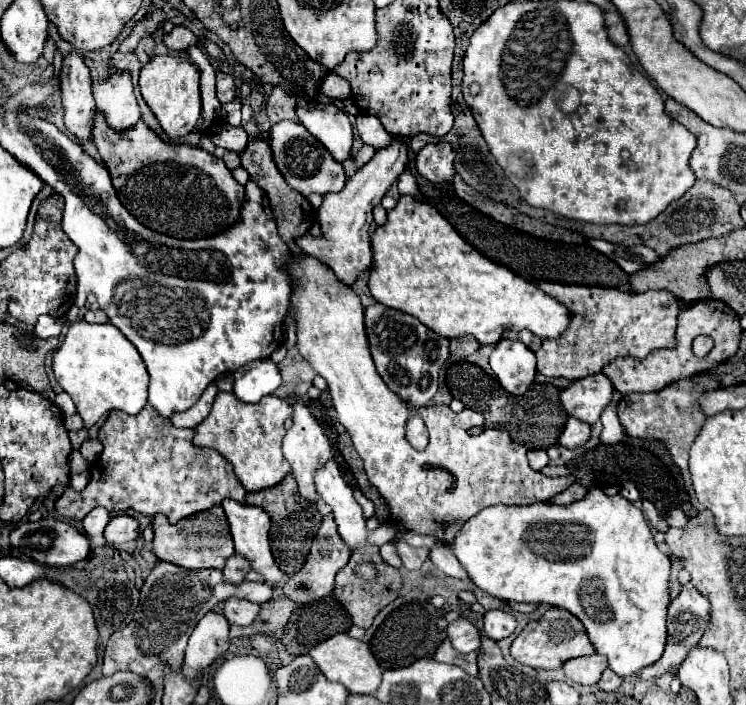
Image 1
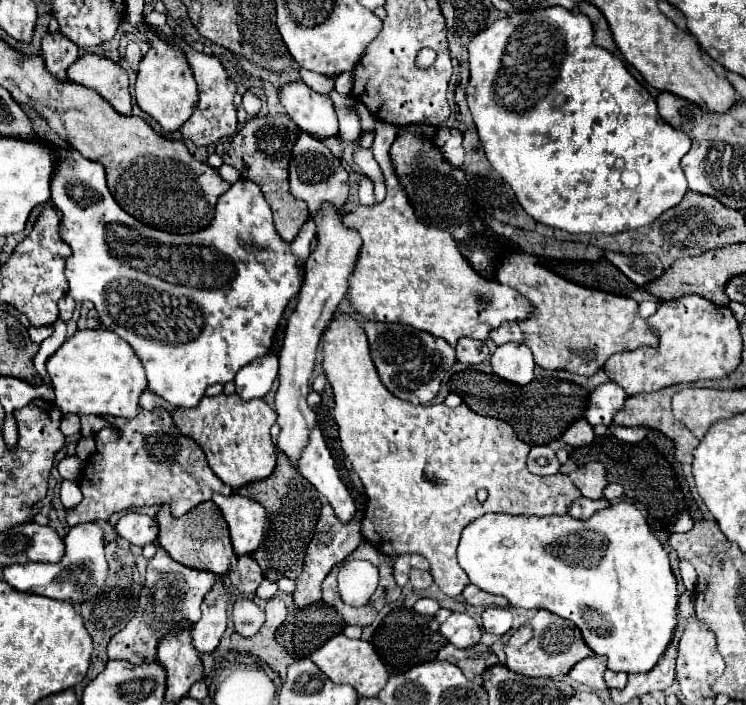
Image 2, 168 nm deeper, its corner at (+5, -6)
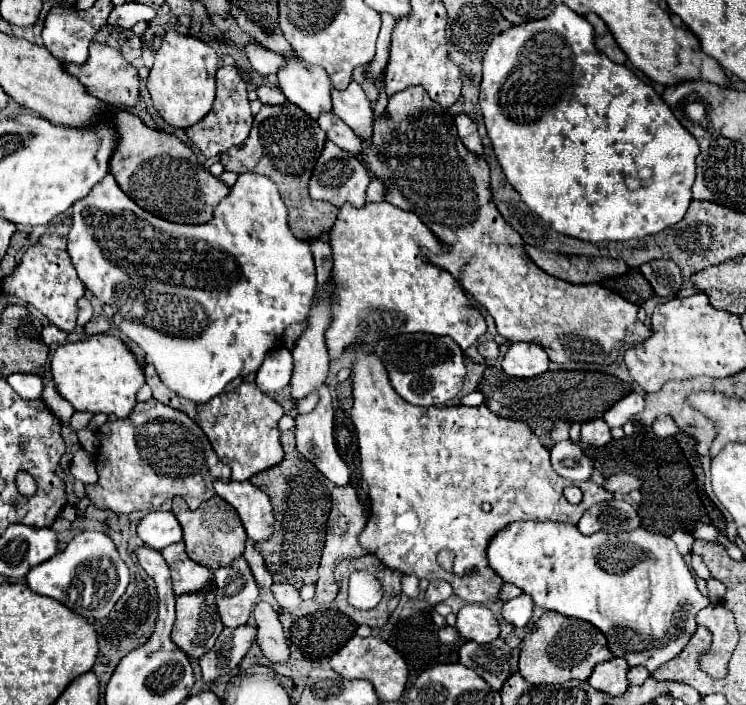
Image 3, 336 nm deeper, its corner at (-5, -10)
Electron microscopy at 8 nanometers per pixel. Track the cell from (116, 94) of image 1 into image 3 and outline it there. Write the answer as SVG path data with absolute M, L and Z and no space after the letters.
M98 42L90 44L90 56L86 60L86 64L82 66L64 66L64 70L72 76L76 76L90 94L94 94L96 98L100 98L102 102L108 102L110 106L118 106L118 108L134 108L138 104L138 70L128 64L122 54L110 46L102 46Z

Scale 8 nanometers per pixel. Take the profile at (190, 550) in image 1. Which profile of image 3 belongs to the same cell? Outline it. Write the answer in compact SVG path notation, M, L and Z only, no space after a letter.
M176 496L174 504L172 504L172 514L178 518L178 522L182 526L186 550L194 562L198 562L210 570L218 570L220 566L228 566L236 558L240 558L240 554L244 554L244 544L246 544L244 526L240 522L236 510L222 498L214 496L208 502L204 502L198 510L188 510L184 498Z

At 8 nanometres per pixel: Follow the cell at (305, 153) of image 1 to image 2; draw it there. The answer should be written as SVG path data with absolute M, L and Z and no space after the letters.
M302 132L292 150L290 192L308 204L310 216L314 216L324 202L342 208L350 194L348 170L344 170L344 164L338 158L334 158L334 154L330 154L330 150L326 150L326 146L322 146L322 142L318 138Z

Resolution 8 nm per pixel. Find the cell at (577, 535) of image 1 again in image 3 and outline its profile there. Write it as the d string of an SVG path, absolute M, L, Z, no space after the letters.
M512 522L488 542L486 560L504 582L532 596L536 606L590 622L606 636L614 656L624 658L630 668L642 664L650 674L686 646L696 632L696 614L704 606L710 606L710 600L698 592L696 580L676 550L676 544L668 536L644 526L610 536L604 530L584 536L568 522Z

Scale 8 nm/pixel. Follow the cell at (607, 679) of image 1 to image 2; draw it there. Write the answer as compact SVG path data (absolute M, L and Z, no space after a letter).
M606 670L604 680L606 680L608 688L624 688L626 682L628 682L628 676L626 676L624 672L612 672L612 670Z

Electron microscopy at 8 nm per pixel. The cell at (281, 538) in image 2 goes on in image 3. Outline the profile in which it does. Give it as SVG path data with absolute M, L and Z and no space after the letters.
M282 432L284 460L250 478L256 488L262 488L272 504L276 530L270 540L256 544L256 550L264 556L264 564L272 574L274 582L294 584L302 588L304 584L314 584L318 580L318 562L324 548L324 528L330 514L330 490L326 478L296 450L294 432Z

